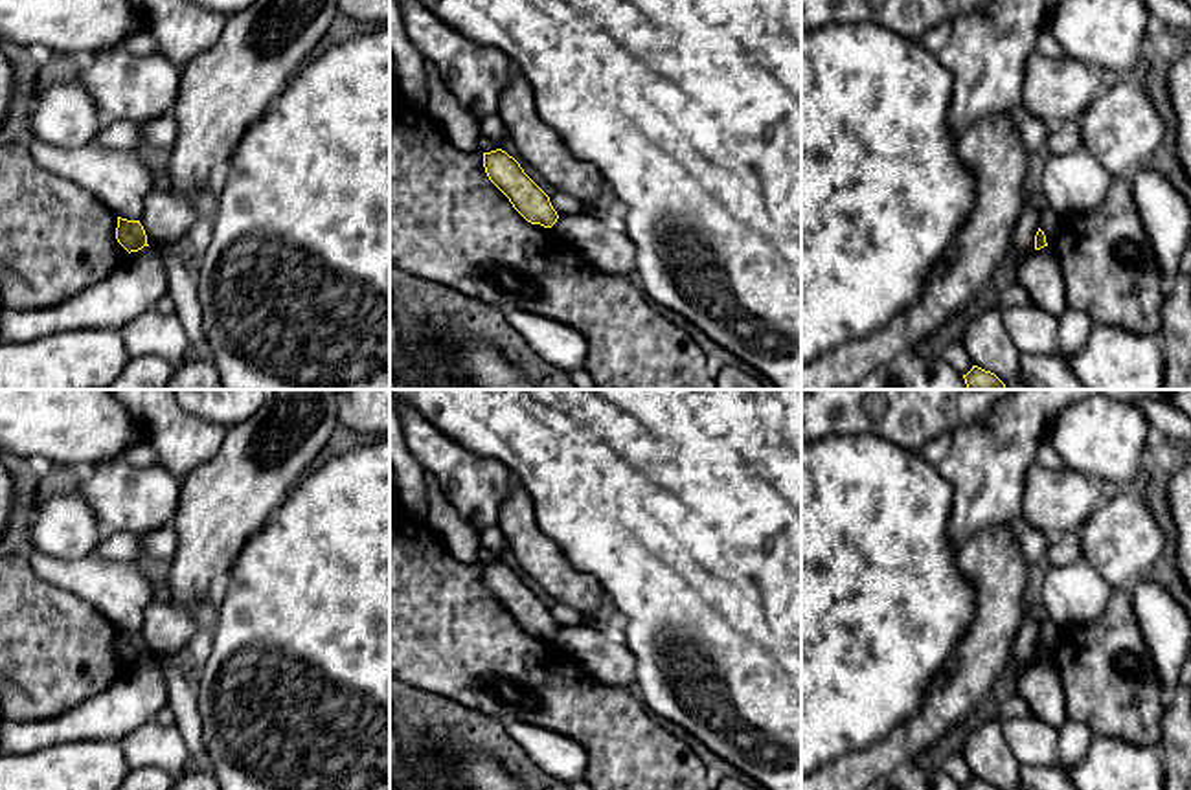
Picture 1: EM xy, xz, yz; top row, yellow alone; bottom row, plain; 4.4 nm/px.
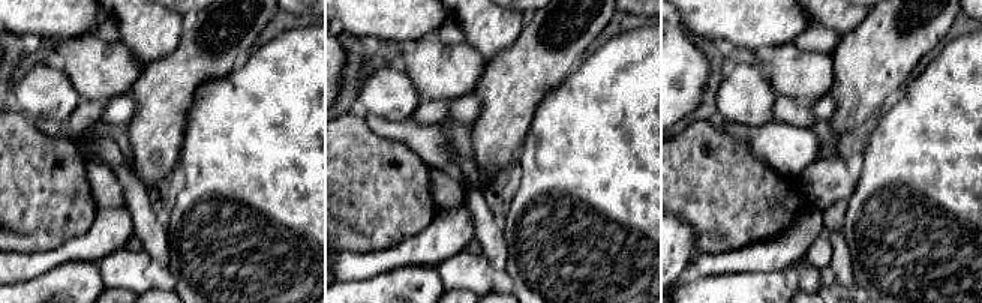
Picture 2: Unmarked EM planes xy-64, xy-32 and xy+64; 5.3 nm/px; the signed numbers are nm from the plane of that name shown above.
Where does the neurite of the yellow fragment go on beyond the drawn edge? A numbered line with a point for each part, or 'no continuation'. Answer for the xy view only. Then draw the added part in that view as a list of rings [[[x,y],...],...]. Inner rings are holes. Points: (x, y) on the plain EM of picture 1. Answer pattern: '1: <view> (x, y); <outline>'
no continuation

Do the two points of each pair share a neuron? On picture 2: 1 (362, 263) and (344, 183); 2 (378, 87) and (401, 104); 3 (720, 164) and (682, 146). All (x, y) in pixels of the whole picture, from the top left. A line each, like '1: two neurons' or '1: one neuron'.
1: two neurons
2: one neuron
3: one neuron

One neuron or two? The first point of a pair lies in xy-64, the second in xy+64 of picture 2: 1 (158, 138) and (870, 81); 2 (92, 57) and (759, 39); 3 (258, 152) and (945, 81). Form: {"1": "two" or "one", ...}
{"1": "one", "2": "two", "3": "one"}

